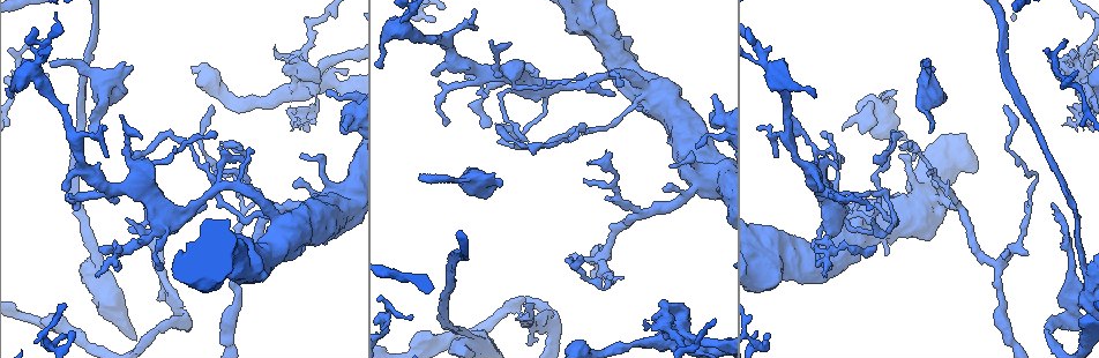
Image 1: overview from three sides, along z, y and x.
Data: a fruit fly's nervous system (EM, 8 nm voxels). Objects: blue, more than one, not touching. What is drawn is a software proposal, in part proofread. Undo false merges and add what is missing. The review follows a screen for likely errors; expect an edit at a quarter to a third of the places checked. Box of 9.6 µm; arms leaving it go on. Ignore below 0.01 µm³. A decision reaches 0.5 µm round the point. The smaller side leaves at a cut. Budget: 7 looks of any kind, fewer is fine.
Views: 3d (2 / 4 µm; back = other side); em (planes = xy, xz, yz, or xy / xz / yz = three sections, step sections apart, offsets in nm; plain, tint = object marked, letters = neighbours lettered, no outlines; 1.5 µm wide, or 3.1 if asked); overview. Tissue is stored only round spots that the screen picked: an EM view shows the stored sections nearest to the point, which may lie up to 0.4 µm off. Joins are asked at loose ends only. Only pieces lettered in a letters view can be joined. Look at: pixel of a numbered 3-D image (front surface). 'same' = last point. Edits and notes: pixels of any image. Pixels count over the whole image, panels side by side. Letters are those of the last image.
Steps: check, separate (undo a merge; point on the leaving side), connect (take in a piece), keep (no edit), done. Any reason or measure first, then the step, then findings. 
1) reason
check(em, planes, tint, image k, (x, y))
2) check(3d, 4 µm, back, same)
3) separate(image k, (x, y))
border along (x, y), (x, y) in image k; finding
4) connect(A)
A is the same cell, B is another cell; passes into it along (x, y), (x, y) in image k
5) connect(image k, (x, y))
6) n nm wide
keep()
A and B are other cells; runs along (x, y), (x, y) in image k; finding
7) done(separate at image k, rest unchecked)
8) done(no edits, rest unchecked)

calibre changes
check(em, yz, step 8, tint, image 1, (100, 282))

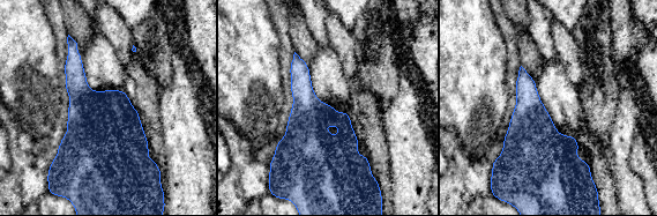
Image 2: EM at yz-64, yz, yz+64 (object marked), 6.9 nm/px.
check(em, yz, step 8, letters, same)

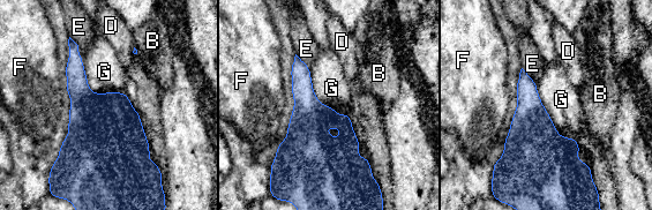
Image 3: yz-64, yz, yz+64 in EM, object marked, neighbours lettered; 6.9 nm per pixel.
400 nm wide
keep()
B, D, E, F and G are other cells; all the same cell

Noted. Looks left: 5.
sharp bend
check(em, planes, tint, image 1, (846, 200))

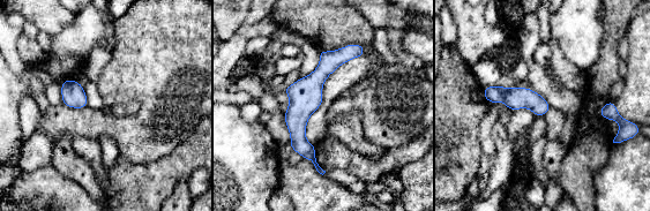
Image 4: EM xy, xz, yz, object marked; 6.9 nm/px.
check(em, planes, letters, same)

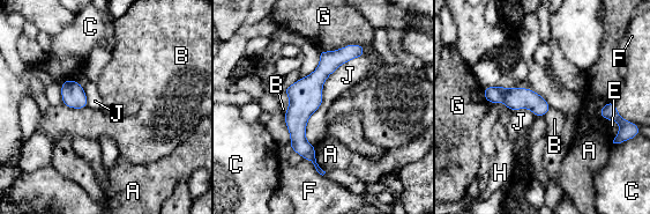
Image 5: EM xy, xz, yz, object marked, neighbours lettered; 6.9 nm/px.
140 nm wide
keep()
A, B, C, E, F, G, H and J are other cells; all the same cell

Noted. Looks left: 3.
tapers out
check(em, planes, tint, image 1, (434, 22))

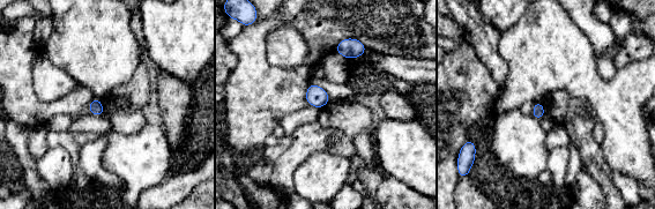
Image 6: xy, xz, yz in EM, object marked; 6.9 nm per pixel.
check(em, planes, letters, same)

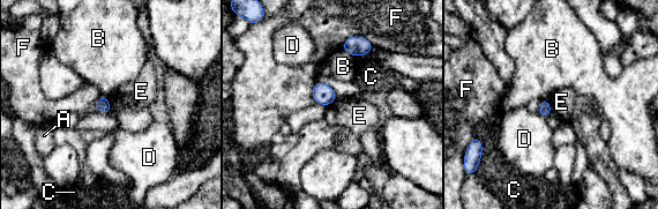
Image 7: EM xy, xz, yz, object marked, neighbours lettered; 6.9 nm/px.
keep()
A, B, C, D, E and F are other cells; no lettered piece goes on from it

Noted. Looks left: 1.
done(no edits, rest unchecked)

